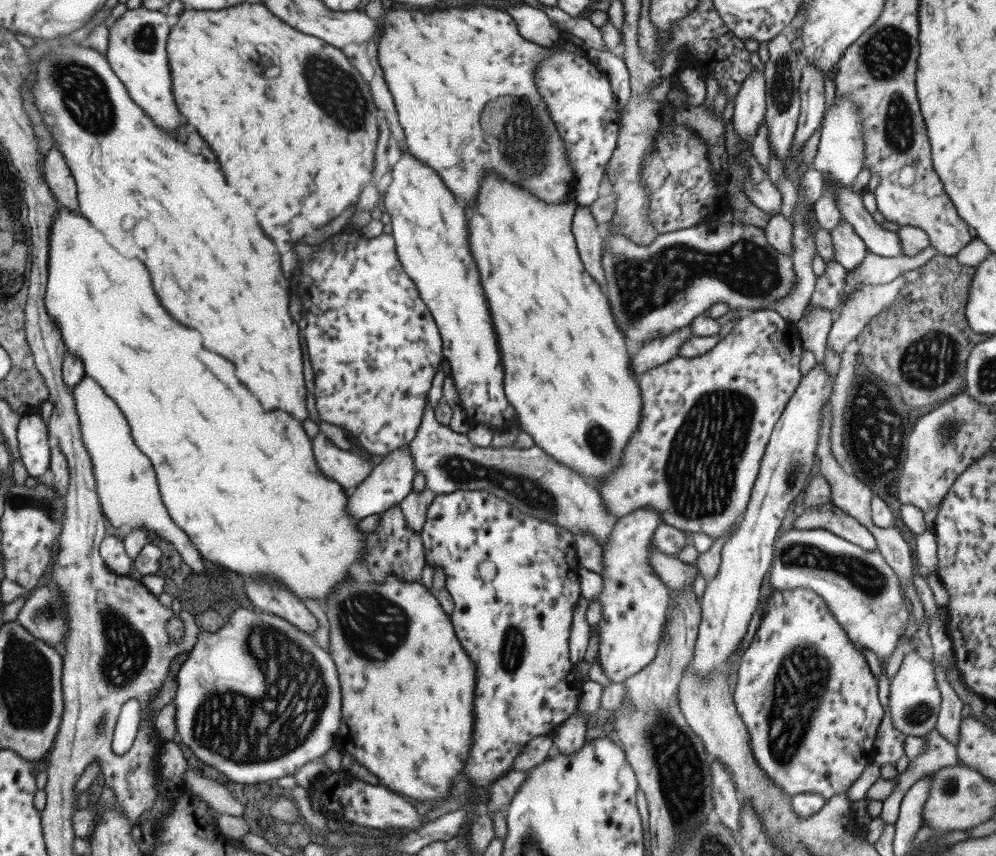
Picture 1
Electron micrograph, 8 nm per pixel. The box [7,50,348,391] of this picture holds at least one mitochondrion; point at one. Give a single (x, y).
(83, 93)

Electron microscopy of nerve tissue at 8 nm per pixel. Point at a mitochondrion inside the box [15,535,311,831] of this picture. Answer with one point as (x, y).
(124, 652)

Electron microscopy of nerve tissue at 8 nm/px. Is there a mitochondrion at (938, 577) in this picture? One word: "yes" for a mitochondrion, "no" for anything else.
no

